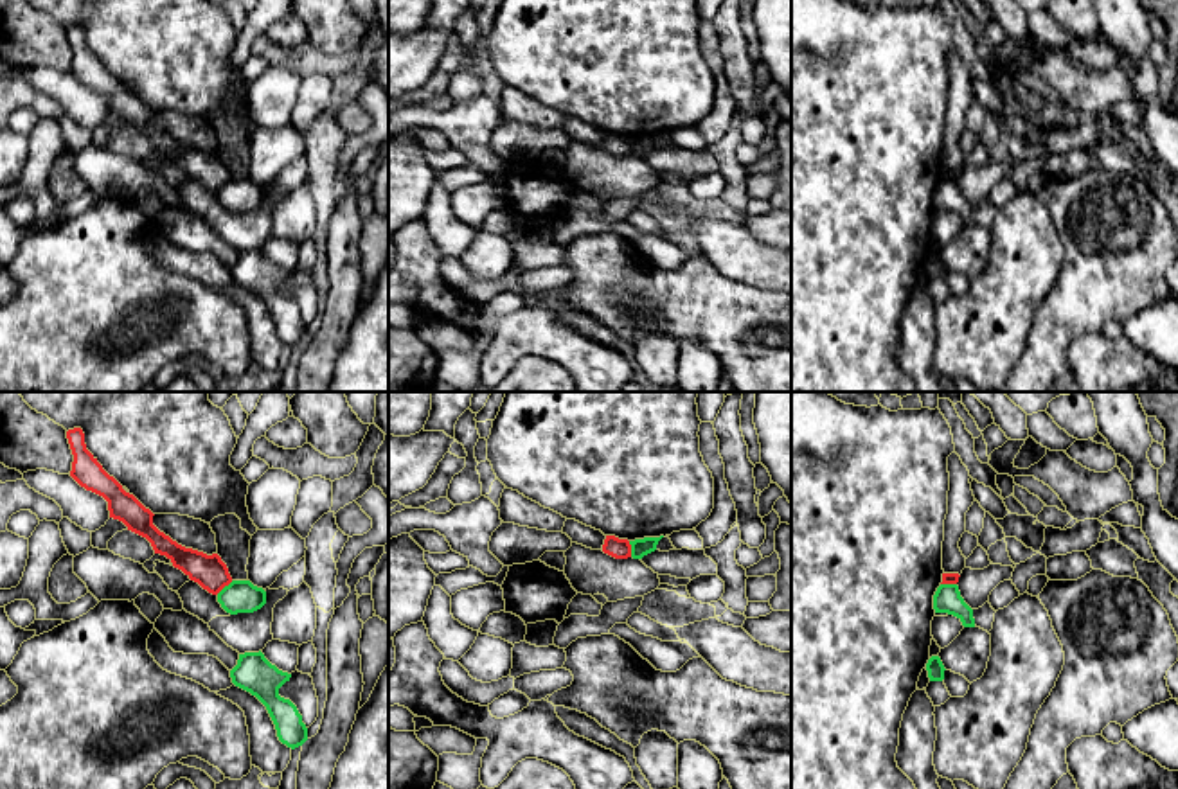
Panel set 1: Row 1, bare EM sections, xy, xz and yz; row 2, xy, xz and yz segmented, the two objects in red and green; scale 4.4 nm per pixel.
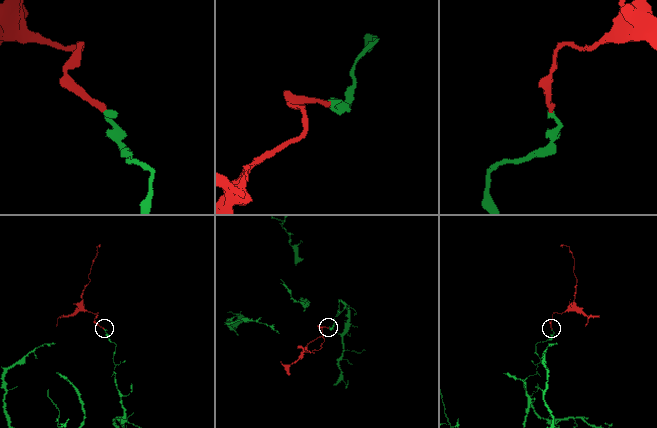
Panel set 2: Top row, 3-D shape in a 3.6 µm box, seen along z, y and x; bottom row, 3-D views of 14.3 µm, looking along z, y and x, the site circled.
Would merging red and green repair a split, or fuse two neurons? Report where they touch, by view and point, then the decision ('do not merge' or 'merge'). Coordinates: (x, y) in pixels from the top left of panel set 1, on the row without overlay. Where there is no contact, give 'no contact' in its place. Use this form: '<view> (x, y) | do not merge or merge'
xy (223, 184) | do not merge

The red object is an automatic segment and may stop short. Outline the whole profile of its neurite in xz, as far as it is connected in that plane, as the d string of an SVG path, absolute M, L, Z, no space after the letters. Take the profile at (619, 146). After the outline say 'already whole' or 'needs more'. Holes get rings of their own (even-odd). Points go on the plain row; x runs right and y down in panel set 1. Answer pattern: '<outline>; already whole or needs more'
M606 133L602 149L615 155L615 156L628 156L631 155L631 142L628 137L619 137L615 133Z; already whole

